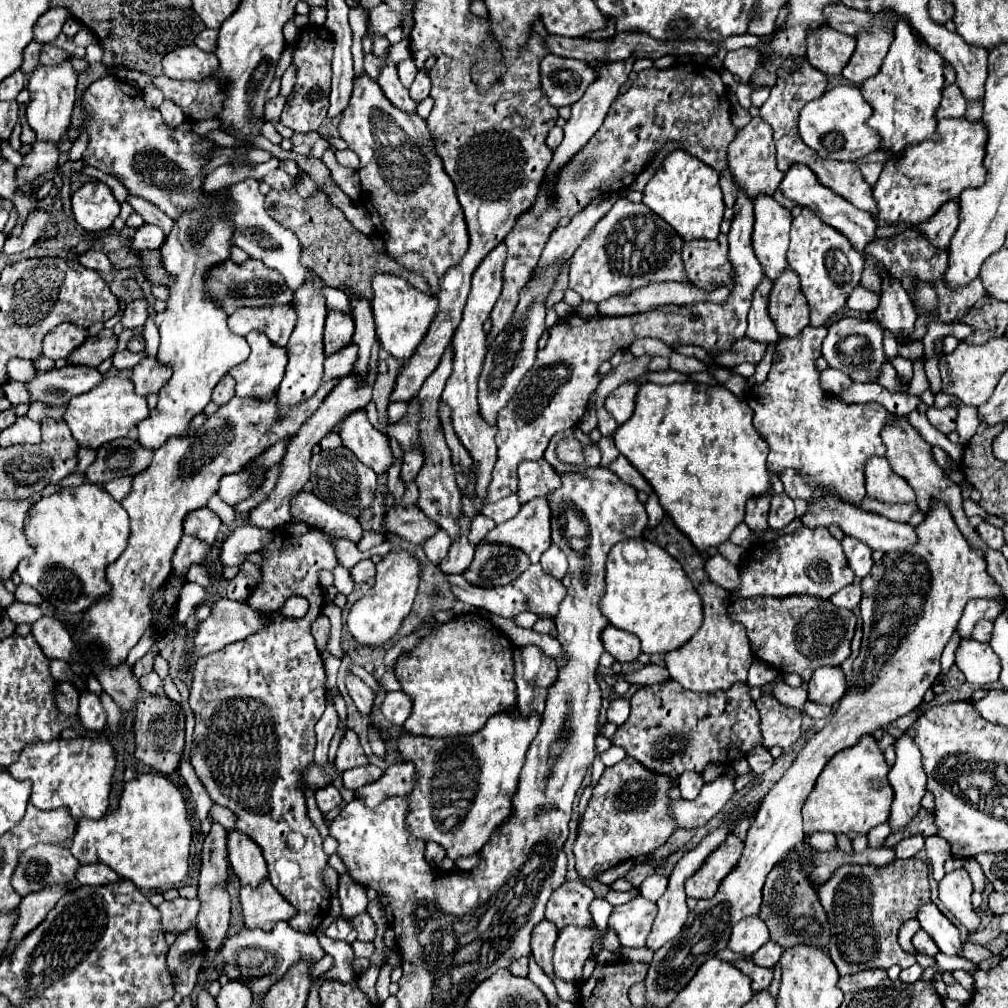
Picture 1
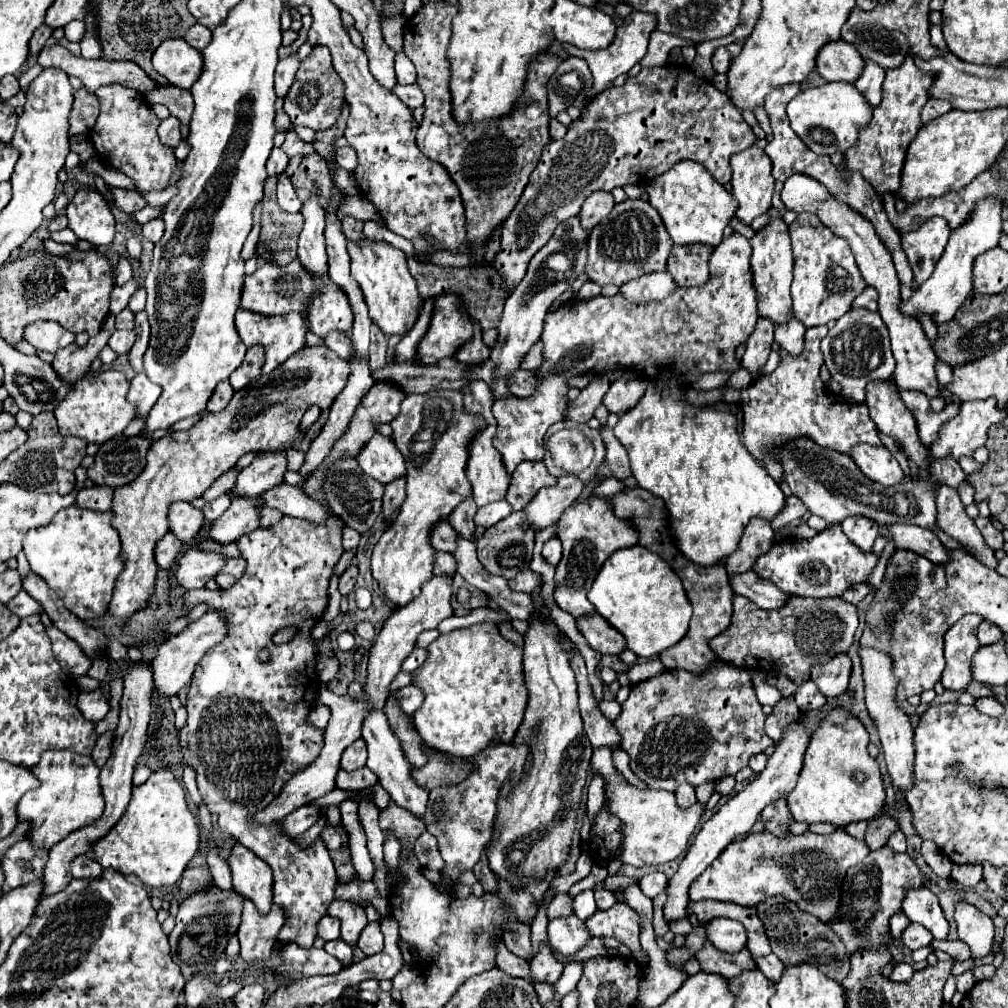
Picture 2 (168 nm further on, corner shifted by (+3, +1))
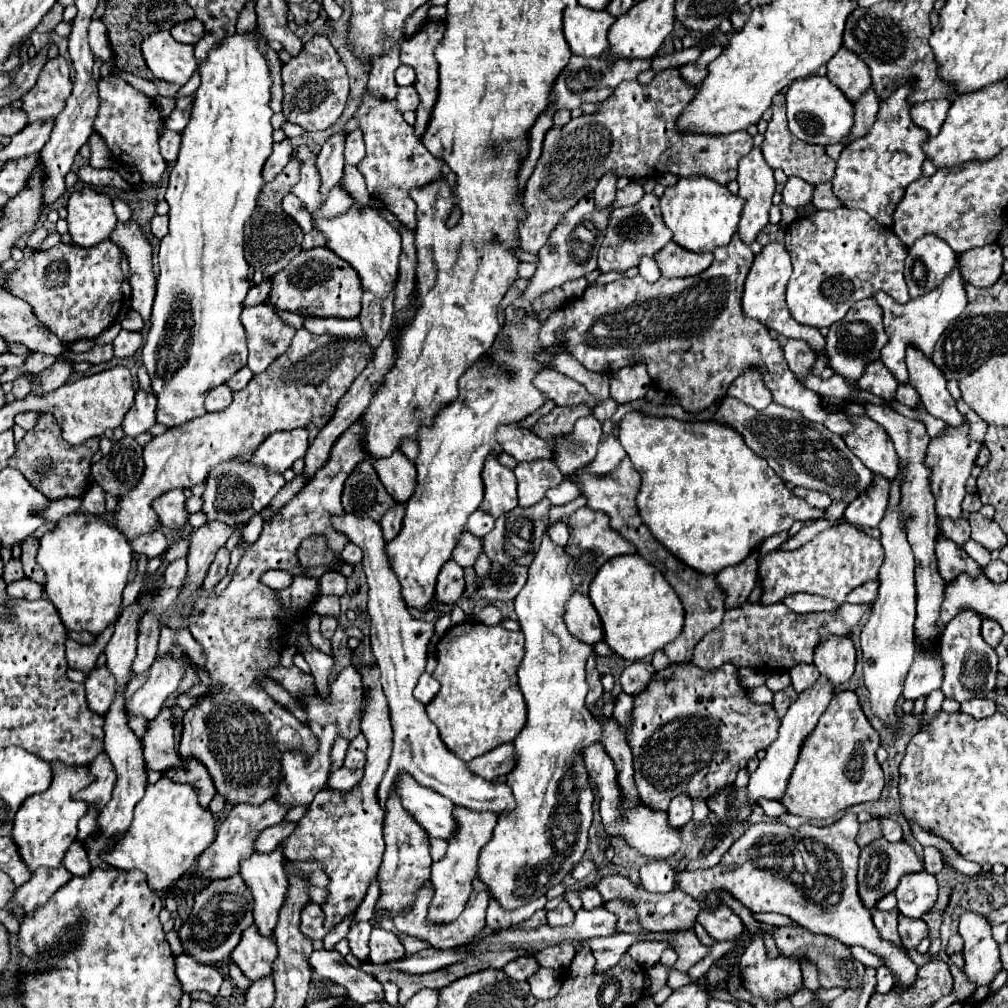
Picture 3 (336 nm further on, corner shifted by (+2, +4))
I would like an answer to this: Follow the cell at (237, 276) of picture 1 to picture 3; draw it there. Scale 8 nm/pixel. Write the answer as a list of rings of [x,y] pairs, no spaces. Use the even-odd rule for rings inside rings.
[[[313,248],[309,252],[299,252],[291,264],[281,270],[273,280],[273,292],[267,304],[281,310],[299,312],[303,316],[337,316],[337,318],[357,318],[361,312],[361,278],[357,272],[341,260],[329,248]]]

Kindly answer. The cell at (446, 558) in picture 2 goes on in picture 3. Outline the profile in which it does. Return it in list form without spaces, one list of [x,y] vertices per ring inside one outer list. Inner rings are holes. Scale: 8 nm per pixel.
[[[449,560],[445,568],[441,570],[437,578],[437,588],[435,588],[435,600],[439,604],[455,604],[465,590],[465,580],[463,580],[463,568]]]

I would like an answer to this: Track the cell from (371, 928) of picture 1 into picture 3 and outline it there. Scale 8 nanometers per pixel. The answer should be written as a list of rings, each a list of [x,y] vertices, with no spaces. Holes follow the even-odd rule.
[[[373,928],[369,946],[371,946],[369,960],[373,964],[385,964],[385,962],[405,958],[405,948],[399,942],[399,938],[393,932],[387,932],[383,928]]]

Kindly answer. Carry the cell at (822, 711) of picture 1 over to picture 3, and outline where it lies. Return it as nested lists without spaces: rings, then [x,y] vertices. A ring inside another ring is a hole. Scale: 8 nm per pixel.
[[[797,664],[789,670],[789,676],[791,676],[791,684],[797,692],[803,692],[805,688],[811,688],[817,678],[819,678],[819,672],[815,668],[815,664]]]

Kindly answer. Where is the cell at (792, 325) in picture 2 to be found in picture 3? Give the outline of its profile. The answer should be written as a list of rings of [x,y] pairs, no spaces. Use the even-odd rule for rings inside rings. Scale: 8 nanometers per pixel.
[[[789,340],[785,344],[785,360],[787,360],[789,370],[795,374],[795,378],[801,380],[807,374],[811,374],[817,354],[809,346],[805,346],[803,340]]]

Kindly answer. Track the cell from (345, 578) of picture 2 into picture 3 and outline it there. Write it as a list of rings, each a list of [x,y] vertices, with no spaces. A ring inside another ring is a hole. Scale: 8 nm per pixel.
[[[325,572],[321,578],[319,578],[319,592],[321,594],[333,594],[333,596],[343,596],[345,590],[347,590],[347,584],[345,584],[345,576],[339,574],[339,572]]]

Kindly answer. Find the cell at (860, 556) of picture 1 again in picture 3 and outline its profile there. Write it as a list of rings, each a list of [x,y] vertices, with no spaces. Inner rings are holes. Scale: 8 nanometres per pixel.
[[[875,476],[873,484],[847,506],[845,518],[849,520],[849,524],[853,524],[859,530],[877,526],[889,502],[889,488],[889,480],[885,480],[883,476]]]

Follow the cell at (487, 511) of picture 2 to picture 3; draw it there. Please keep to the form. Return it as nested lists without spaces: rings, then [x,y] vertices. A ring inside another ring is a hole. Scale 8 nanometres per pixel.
[[[477,510],[477,512],[473,512],[473,516],[469,516],[469,520],[467,520],[467,532],[471,532],[471,534],[477,536],[477,538],[483,538],[487,532],[493,530],[493,524],[495,524],[493,516],[489,516],[487,512]]]

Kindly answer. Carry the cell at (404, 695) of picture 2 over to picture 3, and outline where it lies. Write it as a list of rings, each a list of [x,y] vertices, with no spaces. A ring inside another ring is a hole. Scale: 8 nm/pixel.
[[[425,672],[425,674],[419,678],[417,686],[415,686],[415,696],[417,696],[417,700],[419,700],[419,702],[429,704],[429,702],[437,696],[439,688],[441,688],[441,684],[439,684],[431,674],[427,674],[427,672]]]

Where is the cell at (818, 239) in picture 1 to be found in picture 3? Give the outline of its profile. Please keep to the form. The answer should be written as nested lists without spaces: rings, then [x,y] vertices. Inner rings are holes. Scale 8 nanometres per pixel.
[[[841,206],[831,212],[819,210],[813,216],[797,218],[787,228],[785,248],[793,262],[793,274],[787,284],[787,306],[799,324],[829,328],[855,302],[875,292],[885,292],[899,304],[909,300],[903,280],[905,244],[897,240],[891,228],[883,228],[863,210]]]

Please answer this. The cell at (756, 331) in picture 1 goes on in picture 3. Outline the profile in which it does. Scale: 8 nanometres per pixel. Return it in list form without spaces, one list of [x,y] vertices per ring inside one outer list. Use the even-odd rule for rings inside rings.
[[[745,372],[745,376],[739,376],[731,384],[727,394],[745,402],[747,406],[751,406],[755,410],[765,410],[773,402],[769,388],[765,388],[765,384],[763,384],[761,376],[757,376],[757,372]]]

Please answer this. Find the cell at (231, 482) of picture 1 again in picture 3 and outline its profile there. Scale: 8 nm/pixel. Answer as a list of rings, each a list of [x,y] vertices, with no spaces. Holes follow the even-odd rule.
[[[305,428],[297,432],[277,432],[257,448],[253,464],[267,464],[273,472],[285,472],[291,464],[305,456],[309,448],[309,432]]]

